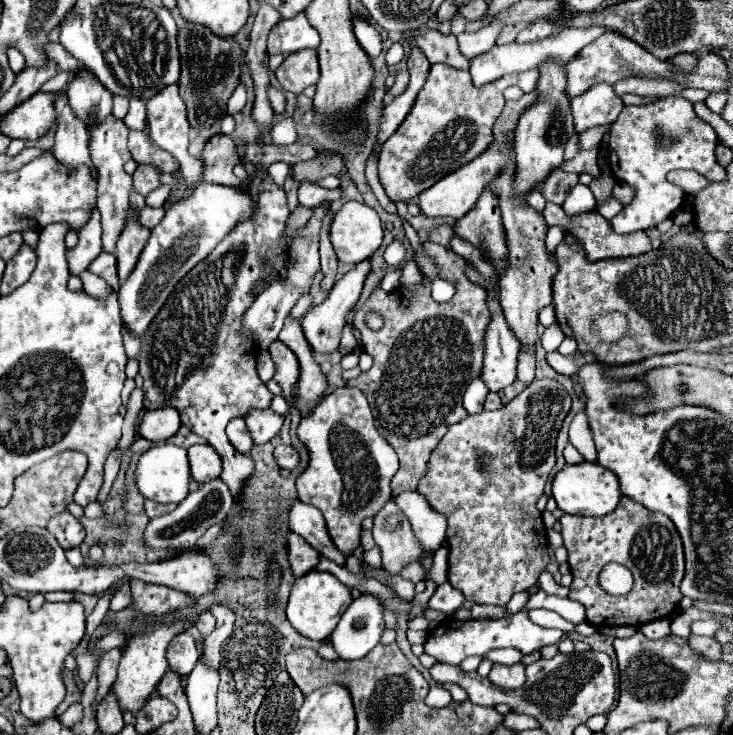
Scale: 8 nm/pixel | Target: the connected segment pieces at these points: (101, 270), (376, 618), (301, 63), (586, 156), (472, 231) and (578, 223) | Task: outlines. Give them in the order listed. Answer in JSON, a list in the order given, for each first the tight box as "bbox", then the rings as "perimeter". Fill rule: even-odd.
[{"bbox":[88,252,120,290],"perimeter":[[[102,252],[102,254],[88,266],[88,270],[90,270],[92,274],[104,278],[114,290],[120,288],[120,284],[118,284],[118,274],[116,274],[116,258],[114,258],[112,254]]]},{"bbox":[330,594,384,660],"perimeter":[[[362,594],[342,614],[330,640],[340,658],[356,660],[364,658],[380,642],[382,632],[384,620],[378,598]]]},{"bbox":[278,50,320,94],"perimeter":[[[300,50],[286,60],[278,68],[278,82],[284,90],[300,94],[306,86],[316,84],[320,78],[318,52],[316,50]]]},{"bbox":[560,144,601,178],"perimeter":[[[601,144],[596,148],[584,150],[584,152],[580,152],[576,158],[572,158],[572,160],[568,160],[568,162],[562,162],[560,168],[566,168],[566,170],[570,170],[570,172],[588,172],[588,174],[592,174],[594,178],[598,178],[600,170],[598,170],[596,158],[598,158],[600,148]]]},{"bbox":[456,188,506,274],"perimeter":[[[486,188],[478,198],[476,208],[472,208],[464,218],[458,220],[456,232],[460,232],[460,236],[468,242],[484,248],[486,258],[498,268],[498,274],[502,274],[506,240],[496,192]]]},{"bbox":[544,204,652,260],"perimeter":[[[546,204],[544,208],[544,220],[548,226],[562,226],[566,228],[566,232],[578,236],[578,240],[582,242],[584,250],[586,250],[586,256],[588,260],[604,260],[604,258],[622,258],[622,256],[638,256],[638,254],[646,254],[648,250],[652,250],[652,244],[650,244],[650,238],[644,234],[644,232],[632,232],[632,234],[616,234],[610,226],[610,222],[600,216],[598,212],[586,212],[582,216],[576,216],[576,218],[566,218],[562,206],[556,206],[556,204]]]}]

